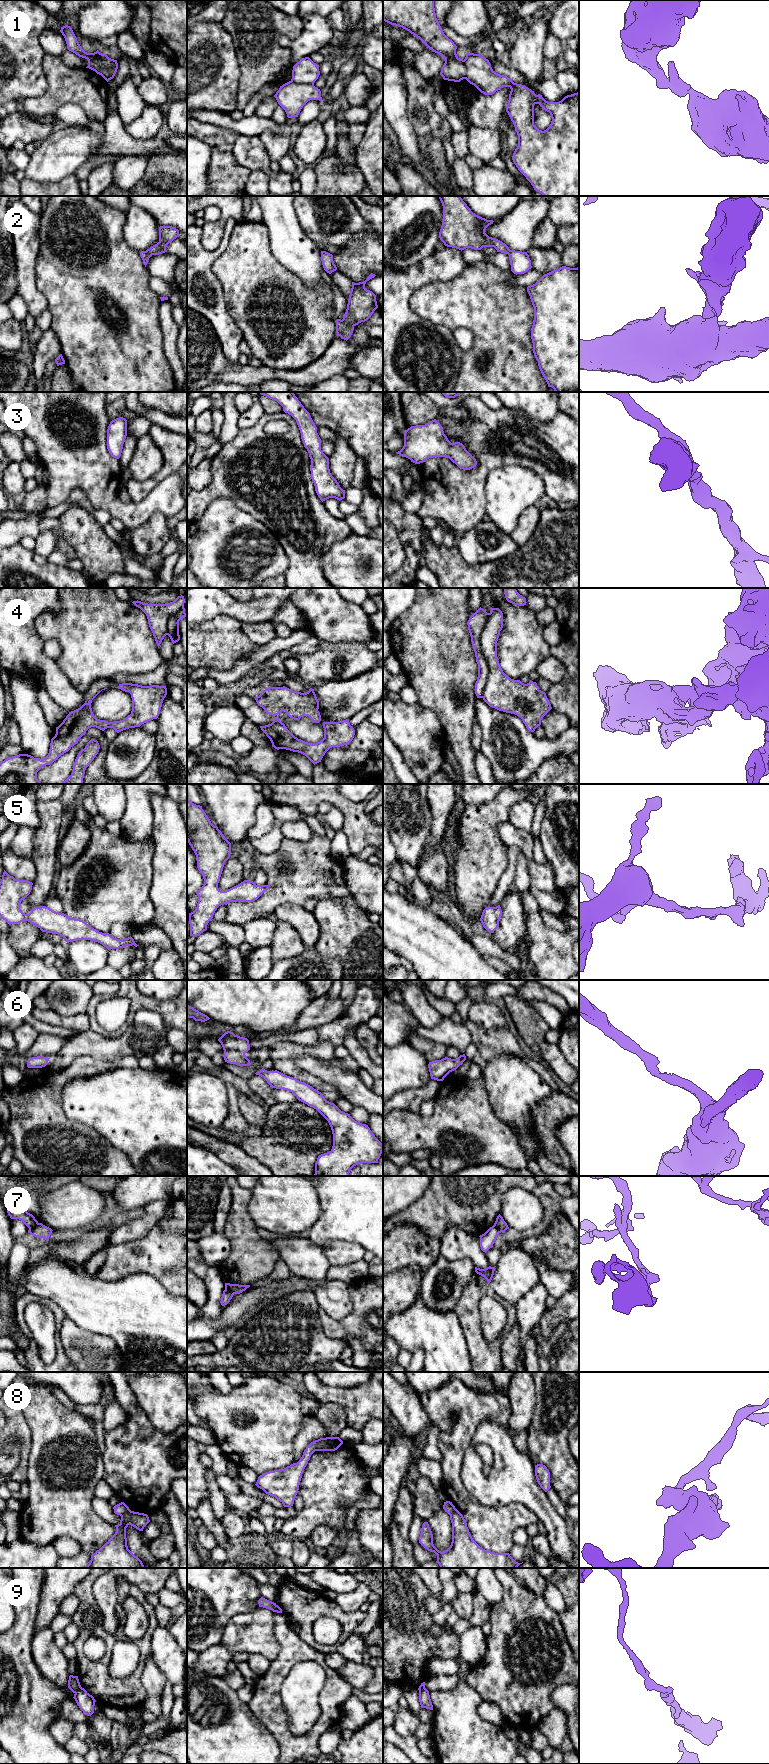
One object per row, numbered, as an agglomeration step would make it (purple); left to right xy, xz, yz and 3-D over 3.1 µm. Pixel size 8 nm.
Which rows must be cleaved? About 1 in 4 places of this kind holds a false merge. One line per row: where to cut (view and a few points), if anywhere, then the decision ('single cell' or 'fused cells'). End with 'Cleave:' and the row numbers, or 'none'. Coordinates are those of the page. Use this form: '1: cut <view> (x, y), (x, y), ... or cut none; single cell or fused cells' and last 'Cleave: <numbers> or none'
1: cut xz (291, 80), (313, 84); fused cells
2: cut xz (342, 319), (353, 326); fused cells
3: cut none; single cell
4: cut none; single cell
5: cut none; single cell
6: cut none; single cell
7: cut xy (38, 1223), (29, 1229); fused cells
8: cut xz (324, 1438), (317, 1443), (315, 1450); fused cells
9: cut xy (80, 1686), (75, 1693); fused cells
Cleave: 1, 2, 7, 8, 9

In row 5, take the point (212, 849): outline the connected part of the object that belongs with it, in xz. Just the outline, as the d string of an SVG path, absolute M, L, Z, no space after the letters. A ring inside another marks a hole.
M188 798L187 841L196 855L197 868L204 879L203 886L196 892L197 907L189 913L190 936L197 937L207 930L219 906L237 901L253 902L271 884L256 885L253 881L244 880L226 891L218 888L224 864L230 858L231 843L211 823L202 806L192 803Z

